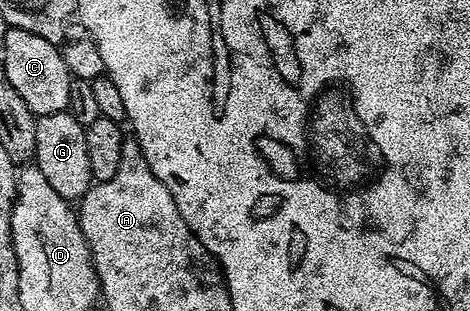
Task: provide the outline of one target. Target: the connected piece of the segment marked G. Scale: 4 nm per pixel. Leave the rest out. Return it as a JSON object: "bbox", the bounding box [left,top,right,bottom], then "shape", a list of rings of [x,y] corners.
{"bbox":[34,110,94,202],"shape":[[[67,110],[58,114],[38,116],[34,126],[34,150],[36,151],[34,166],[38,170],[42,170],[43,176],[46,177],[46,182],[50,182],[50,187],[63,200],[69,202],[76,202],[83,198],[94,183],[92,171],[90,170],[90,157],[86,155],[86,134],[84,130],[85,125],[80,124],[78,118],[74,118],[74,114]]]}

